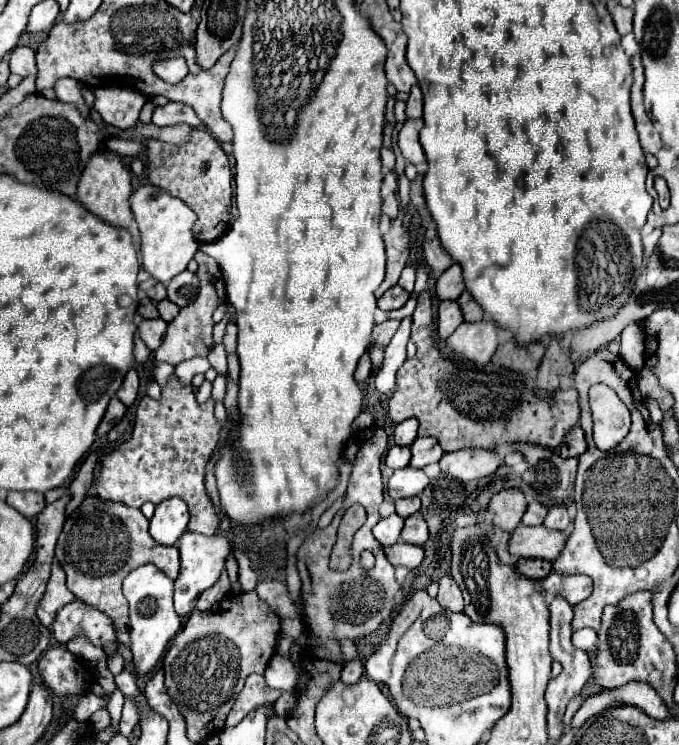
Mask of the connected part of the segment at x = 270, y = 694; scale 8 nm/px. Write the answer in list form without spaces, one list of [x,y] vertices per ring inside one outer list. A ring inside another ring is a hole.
[[[253,674],[247,678],[245,688],[241,690],[241,694],[235,700],[233,710],[227,716],[227,724],[225,726],[235,726],[239,724],[251,710],[255,710],[261,704],[267,702],[275,702],[281,696],[281,690],[273,690],[265,684],[265,678],[261,674]]]

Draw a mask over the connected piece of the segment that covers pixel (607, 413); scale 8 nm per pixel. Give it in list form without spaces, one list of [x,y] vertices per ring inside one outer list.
[[[595,384],[589,390],[589,404],[593,412],[593,438],[599,450],[617,446],[631,428],[627,406],[619,400],[617,392],[605,384]]]

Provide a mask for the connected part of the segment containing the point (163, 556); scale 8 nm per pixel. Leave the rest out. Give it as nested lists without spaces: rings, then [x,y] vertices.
[[[93,494],[65,520],[55,546],[55,560],[65,570],[67,588],[85,604],[107,612],[113,618],[115,632],[127,630],[129,624],[129,606],[121,592],[121,582],[131,570],[143,564],[155,564],[173,580],[179,574],[179,550],[175,546],[159,546],[149,536],[149,520],[141,510],[119,502],[105,502]]]

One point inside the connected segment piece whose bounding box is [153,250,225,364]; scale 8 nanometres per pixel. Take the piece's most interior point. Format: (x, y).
(191, 334)

